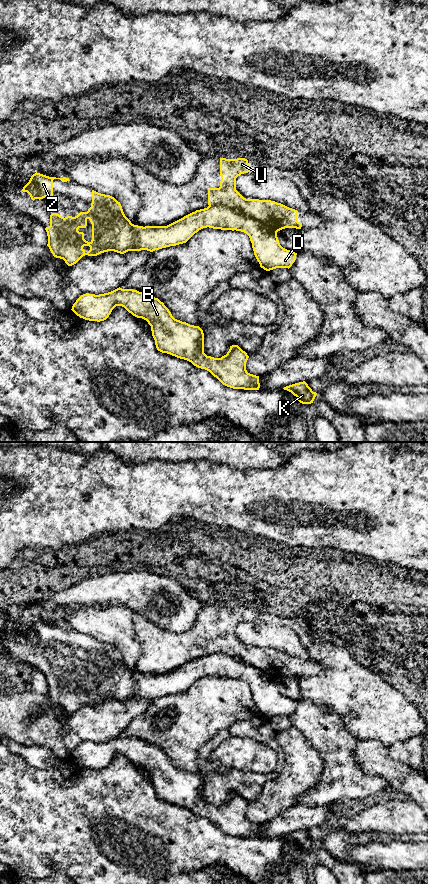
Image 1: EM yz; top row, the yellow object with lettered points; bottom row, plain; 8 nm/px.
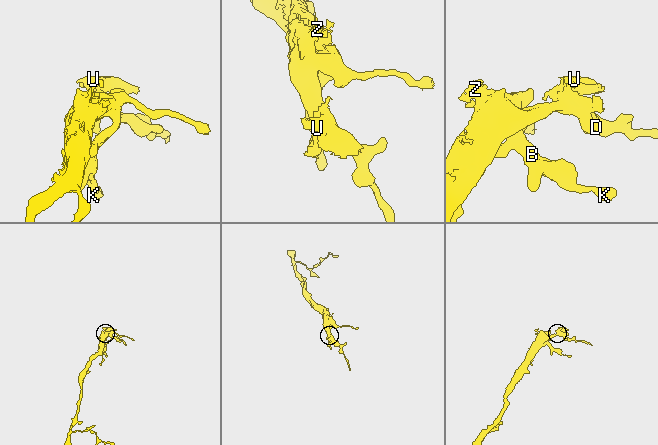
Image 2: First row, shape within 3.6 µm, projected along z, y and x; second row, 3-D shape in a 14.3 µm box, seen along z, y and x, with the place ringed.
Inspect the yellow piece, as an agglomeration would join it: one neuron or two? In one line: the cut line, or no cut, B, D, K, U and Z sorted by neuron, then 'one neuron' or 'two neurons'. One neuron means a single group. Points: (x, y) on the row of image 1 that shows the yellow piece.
cut in yz along (209, 205), (223, 204), (239, 213), (263, 222), (276, 232); B D K Z / U; two neurons

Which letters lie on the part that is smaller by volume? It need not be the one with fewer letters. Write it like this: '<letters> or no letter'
U

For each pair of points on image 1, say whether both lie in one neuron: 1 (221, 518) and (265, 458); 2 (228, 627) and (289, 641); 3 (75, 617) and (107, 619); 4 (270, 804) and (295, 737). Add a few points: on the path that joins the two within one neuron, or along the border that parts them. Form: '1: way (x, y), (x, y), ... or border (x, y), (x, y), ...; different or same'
1: border (281, 465), (276, 468), (235, 468); different
2: border (248, 619), (236, 626), (236, 637), (251, 647); different
3: way (83, 619), (99, 619); same
4: way (287, 787), (295, 779), (295, 754); same

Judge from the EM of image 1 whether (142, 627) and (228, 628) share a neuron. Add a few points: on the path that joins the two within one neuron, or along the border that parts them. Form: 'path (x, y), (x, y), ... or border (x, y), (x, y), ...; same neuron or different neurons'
path (163, 640), (201, 640), (207, 635); same neuron

